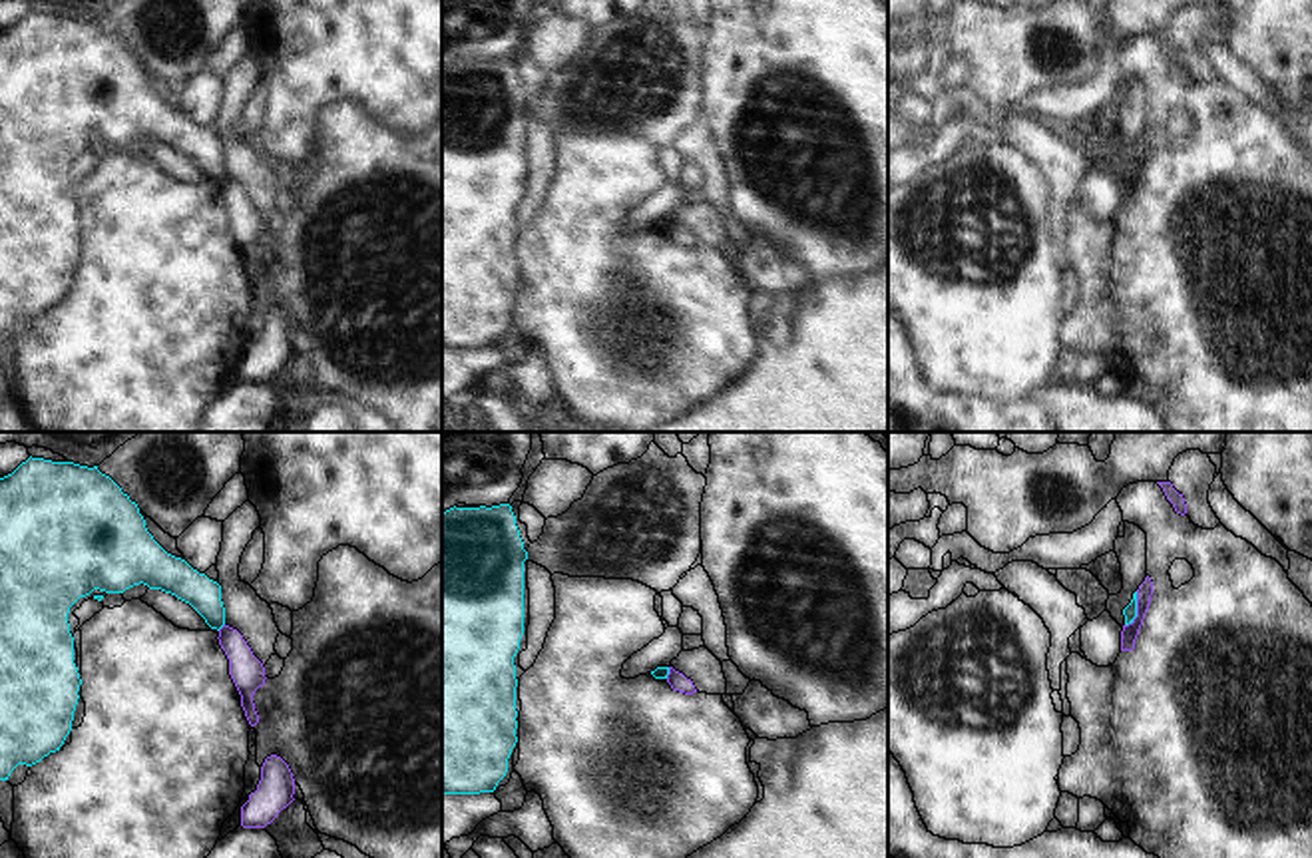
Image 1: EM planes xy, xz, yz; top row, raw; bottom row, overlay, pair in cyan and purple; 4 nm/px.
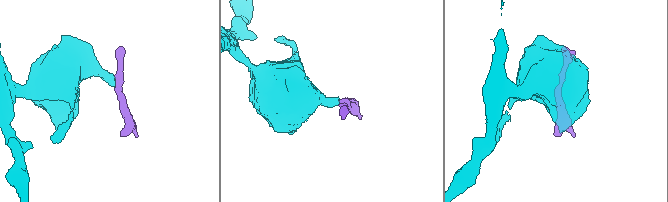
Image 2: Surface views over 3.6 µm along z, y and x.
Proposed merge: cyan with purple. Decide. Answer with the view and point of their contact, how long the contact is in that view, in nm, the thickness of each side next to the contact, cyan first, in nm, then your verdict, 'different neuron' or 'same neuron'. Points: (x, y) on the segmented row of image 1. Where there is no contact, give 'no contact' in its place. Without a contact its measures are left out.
yz (1135, 610) | 150 nm | 60/70 nm | different neuron

